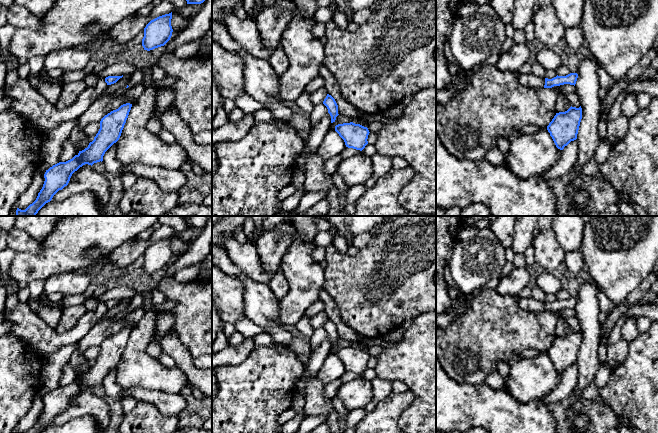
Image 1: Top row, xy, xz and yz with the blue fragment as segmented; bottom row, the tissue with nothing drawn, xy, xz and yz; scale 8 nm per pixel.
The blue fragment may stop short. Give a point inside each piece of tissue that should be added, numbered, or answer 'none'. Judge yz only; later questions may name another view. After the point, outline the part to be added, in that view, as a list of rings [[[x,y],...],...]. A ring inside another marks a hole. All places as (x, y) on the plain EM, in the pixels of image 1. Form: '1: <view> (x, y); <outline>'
none

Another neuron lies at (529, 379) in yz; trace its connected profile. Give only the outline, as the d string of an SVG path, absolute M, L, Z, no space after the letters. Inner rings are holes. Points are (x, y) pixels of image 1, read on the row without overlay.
M547 352L526 358L519 354L508 362L509 373L504 380L504 388L518 402L528 403L541 399L561 382L558 373Z

